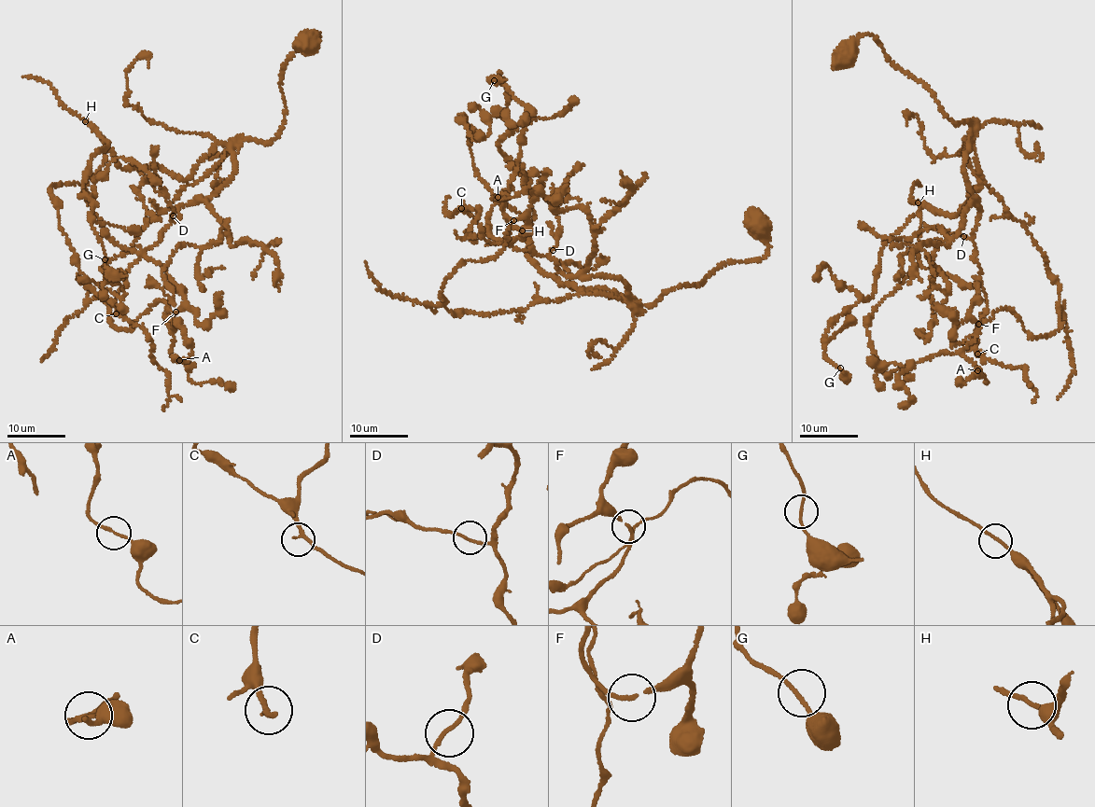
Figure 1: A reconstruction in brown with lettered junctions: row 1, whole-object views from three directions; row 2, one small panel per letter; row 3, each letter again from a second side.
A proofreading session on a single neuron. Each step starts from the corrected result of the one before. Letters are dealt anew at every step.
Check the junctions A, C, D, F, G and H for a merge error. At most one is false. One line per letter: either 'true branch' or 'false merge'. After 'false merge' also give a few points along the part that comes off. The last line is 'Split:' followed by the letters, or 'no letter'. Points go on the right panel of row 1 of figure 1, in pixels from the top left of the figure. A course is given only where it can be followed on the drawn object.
A: true branch
C: true branch
D: true branch
F: true branch
G: true branch
H: true branch
Split: no letter

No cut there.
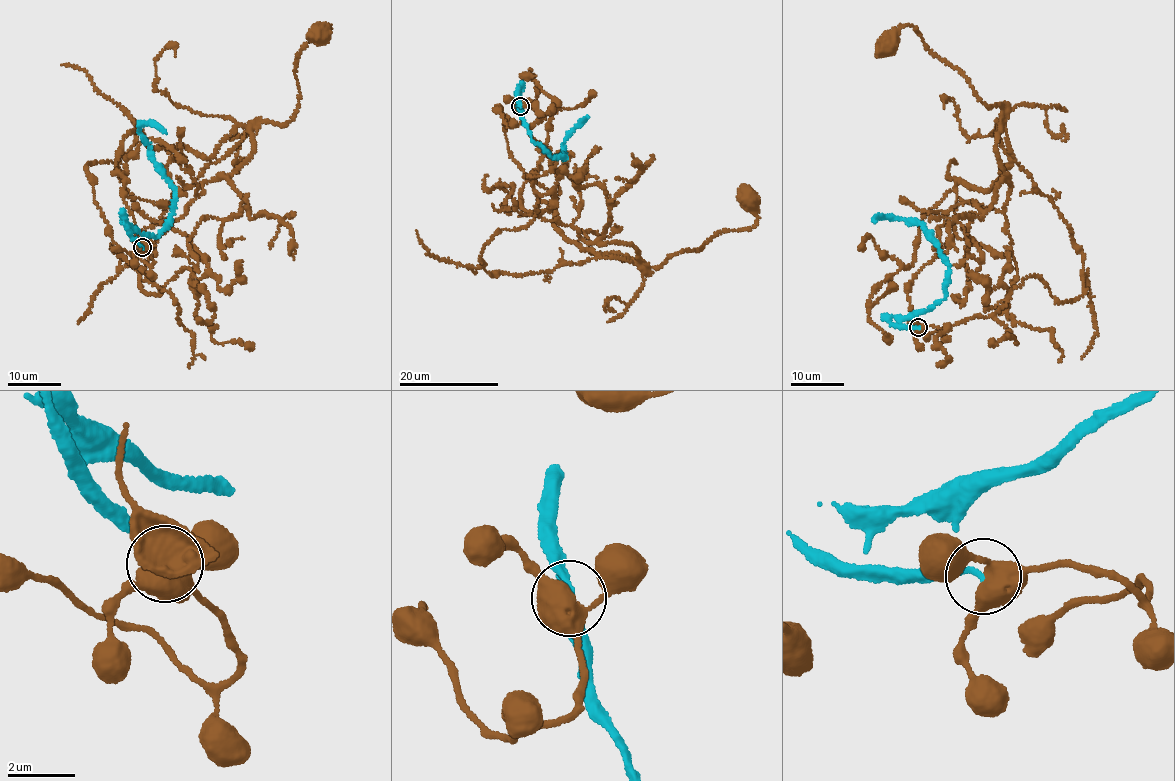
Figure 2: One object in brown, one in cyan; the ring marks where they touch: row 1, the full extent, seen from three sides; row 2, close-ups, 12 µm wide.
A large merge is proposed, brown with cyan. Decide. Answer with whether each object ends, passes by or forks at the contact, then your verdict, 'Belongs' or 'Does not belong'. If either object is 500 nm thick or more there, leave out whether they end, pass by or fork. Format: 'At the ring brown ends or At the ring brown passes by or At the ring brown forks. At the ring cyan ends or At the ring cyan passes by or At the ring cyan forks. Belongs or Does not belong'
At the ring brown forks. At the ring cyan ends. Does not belong

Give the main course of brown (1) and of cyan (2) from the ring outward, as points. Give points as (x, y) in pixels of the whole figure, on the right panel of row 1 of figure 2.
1: (919, 327), (945, 329), (908, 296), (957, 182), (1010, 164), (998, 103), (911, 25), (888, 44)
2: (919, 327), (897, 326), (889, 318), (930, 310), (943, 300), (948, 263), (921, 225), (890, 216), (876, 222)

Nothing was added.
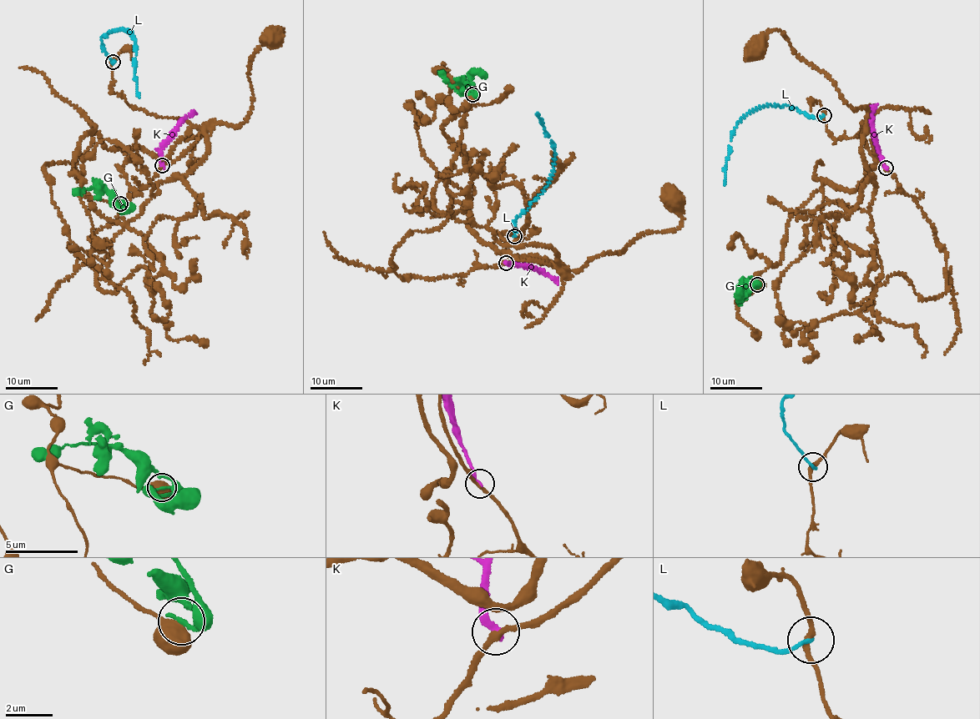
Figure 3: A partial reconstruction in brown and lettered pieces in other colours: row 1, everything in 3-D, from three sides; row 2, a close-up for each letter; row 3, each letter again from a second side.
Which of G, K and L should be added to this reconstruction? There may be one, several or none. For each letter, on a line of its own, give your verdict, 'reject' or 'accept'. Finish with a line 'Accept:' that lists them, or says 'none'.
G: reject
K: reject
L: reject
Accept: none

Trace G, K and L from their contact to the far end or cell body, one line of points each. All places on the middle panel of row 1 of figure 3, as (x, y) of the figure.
G: (472, 94), (476, 92), (467, 88), (460, 92), (440, 70)
K: (506, 263), (543, 272), (557, 284)
L: (515, 236), (513, 222), (542, 193), (554, 168), (555, 153), (552, 141), (537, 113)

